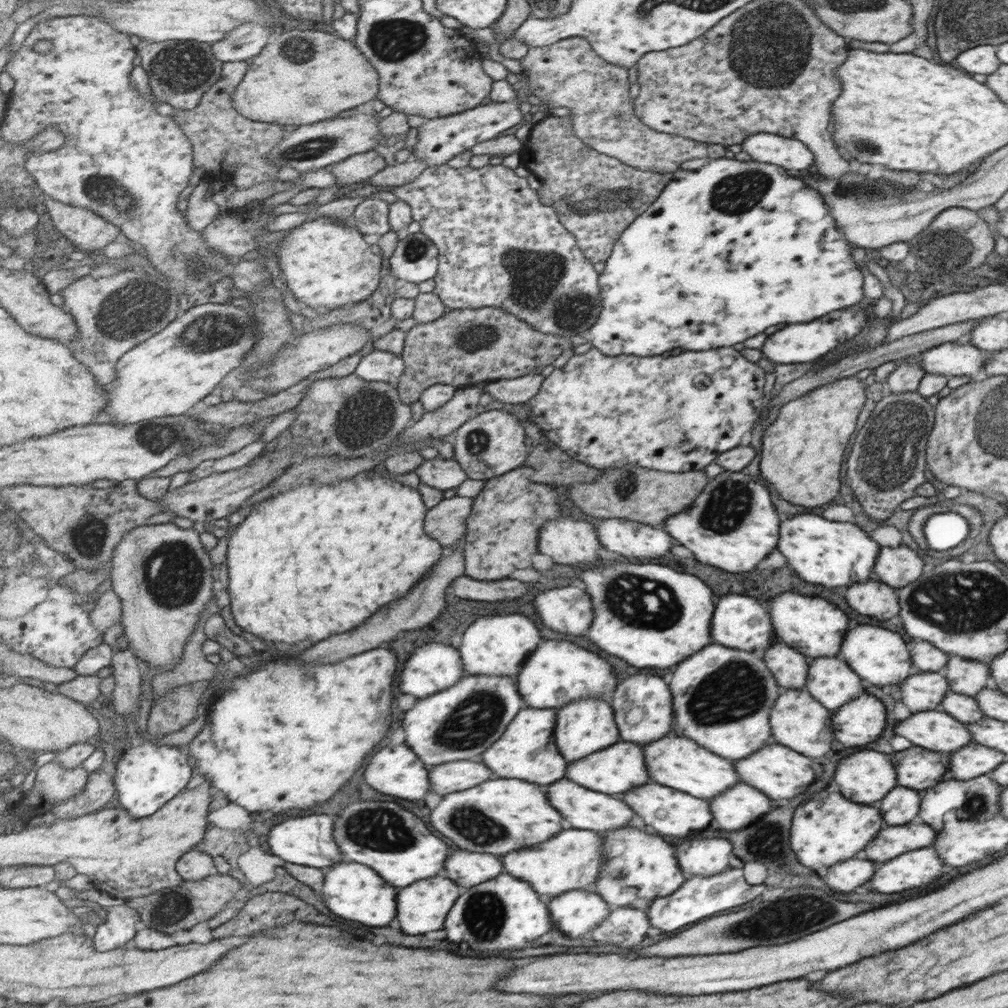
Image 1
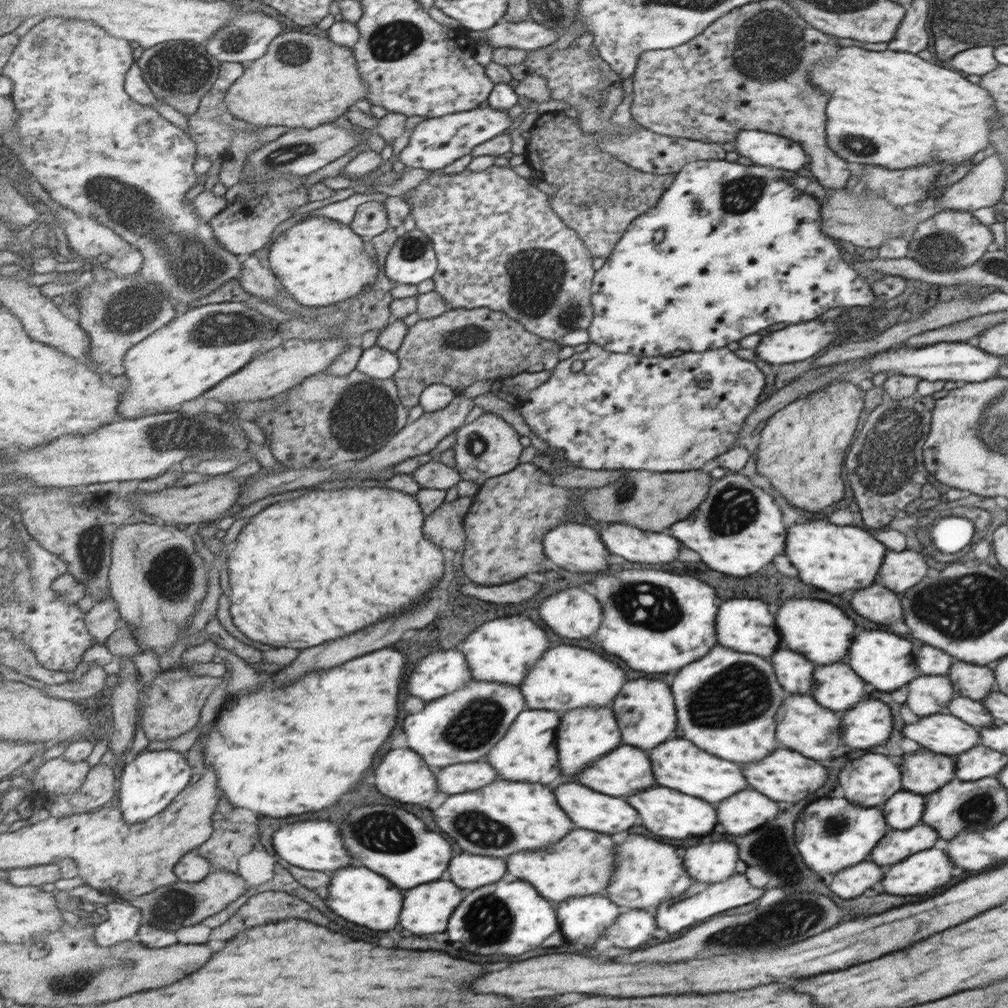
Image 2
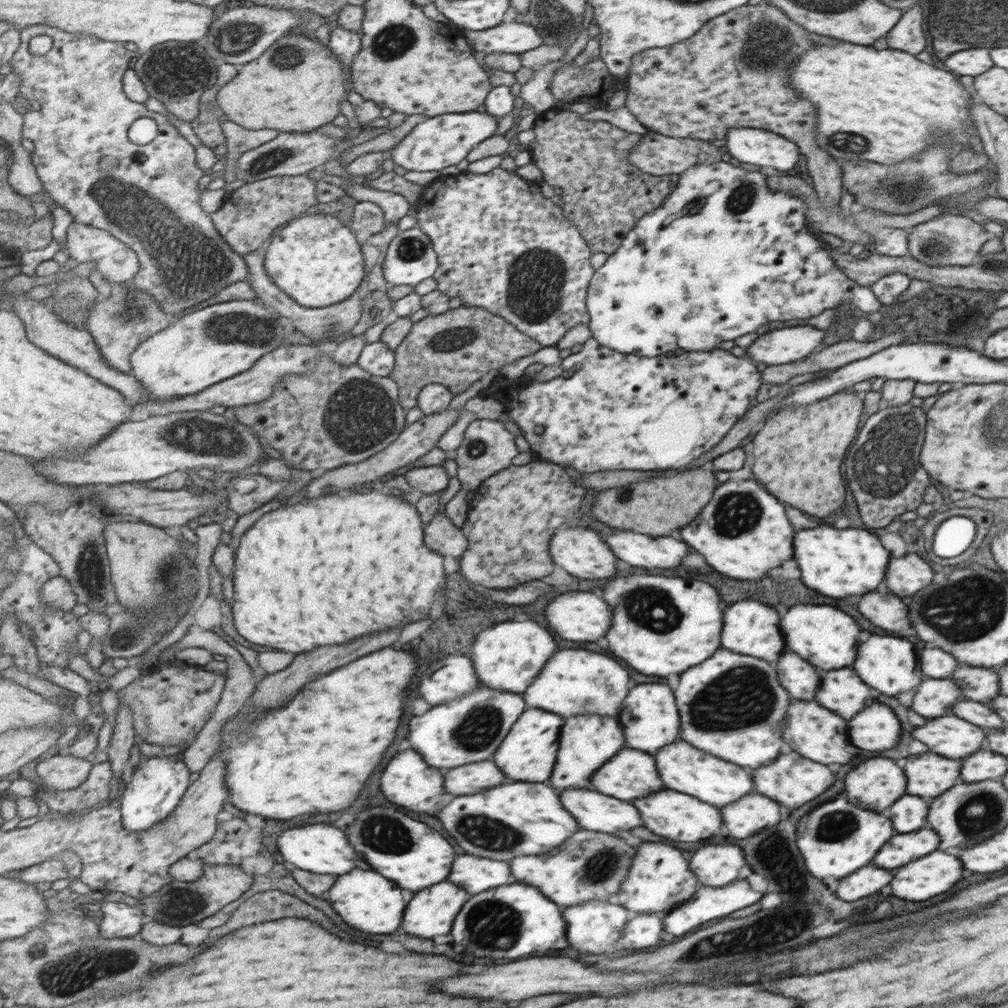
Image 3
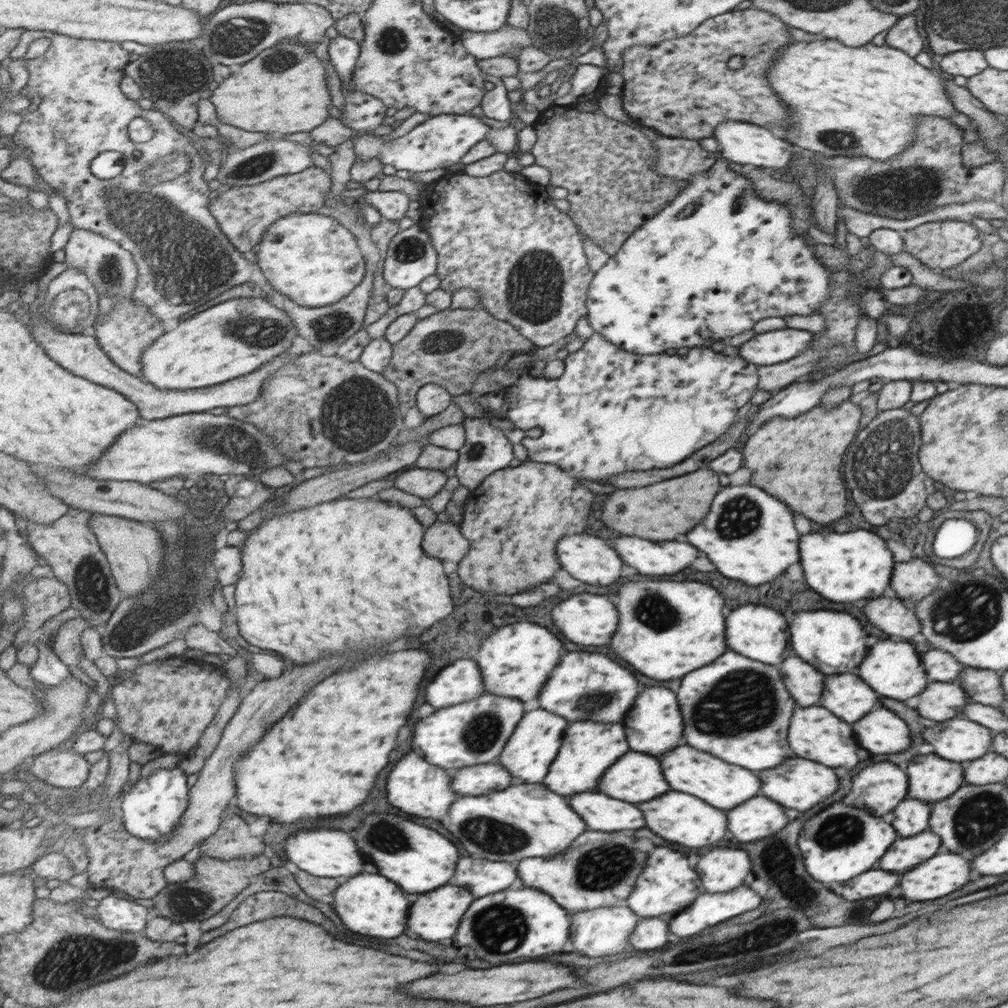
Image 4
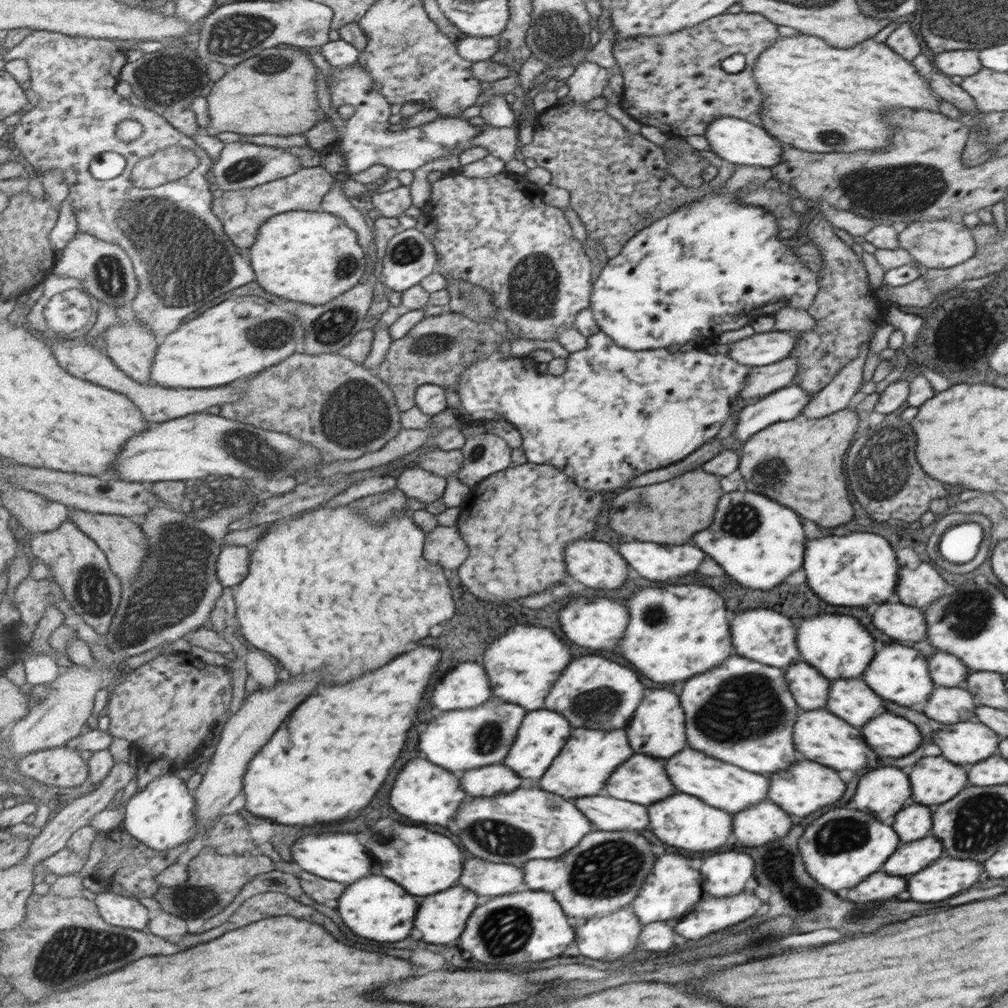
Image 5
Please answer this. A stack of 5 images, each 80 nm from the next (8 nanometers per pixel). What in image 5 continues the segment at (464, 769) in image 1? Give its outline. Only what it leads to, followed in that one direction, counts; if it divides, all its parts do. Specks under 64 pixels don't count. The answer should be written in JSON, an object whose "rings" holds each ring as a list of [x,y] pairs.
{"rings":[[[503,764],[465,771],[461,776],[462,787],[473,796],[508,794],[523,786],[523,778],[519,778],[511,768]]]}

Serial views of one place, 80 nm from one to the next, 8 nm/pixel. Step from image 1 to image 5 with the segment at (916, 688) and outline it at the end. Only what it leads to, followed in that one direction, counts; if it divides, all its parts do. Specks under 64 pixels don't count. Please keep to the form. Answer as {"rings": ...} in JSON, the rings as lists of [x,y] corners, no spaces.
{"rings":[[[959,687],[935,688],[927,704],[923,704],[923,714],[941,724],[955,724],[965,720],[977,721],[974,710],[979,705],[972,693]]]}

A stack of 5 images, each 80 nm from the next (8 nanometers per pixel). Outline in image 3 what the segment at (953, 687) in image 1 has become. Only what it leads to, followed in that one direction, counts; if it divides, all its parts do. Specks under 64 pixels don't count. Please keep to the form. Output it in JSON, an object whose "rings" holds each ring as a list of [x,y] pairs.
{"rings":[[[958,664],[952,676],[964,699],[987,705],[999,695],[998,676],[994,669]]]}

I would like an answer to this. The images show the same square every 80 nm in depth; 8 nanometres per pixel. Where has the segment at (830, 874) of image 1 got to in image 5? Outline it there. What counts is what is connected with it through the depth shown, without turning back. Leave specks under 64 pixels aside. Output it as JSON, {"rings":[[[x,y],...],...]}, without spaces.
{"rings":[[[877,872],[875,876],[869,876],[859,884],[859,888],[847,890],[847,900],[853,902],[883,902],[891,900],[893,894],[899,894],[905,890],[905,880],[899,876],[887,876],[883,872]]]}

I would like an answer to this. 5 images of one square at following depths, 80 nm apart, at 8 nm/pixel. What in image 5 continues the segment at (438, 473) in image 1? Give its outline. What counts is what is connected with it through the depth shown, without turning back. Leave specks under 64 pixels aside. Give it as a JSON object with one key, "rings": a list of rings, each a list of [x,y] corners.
{"rings":[[[419,466],[407,468],[398,476],[398,487],[408,496],[425,504],[444,498],[448,479]]]}

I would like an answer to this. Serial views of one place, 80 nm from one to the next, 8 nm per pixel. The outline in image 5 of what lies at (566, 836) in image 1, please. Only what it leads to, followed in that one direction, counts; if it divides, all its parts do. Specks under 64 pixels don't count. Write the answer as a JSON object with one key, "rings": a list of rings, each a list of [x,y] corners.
{"rings":[[[591,832],[579,848],[555,860],[531,860],[524,864],[525,884],[531,890],[552,892],[566,915],[573,918],[599,918],[629,906],[654,866],[655,856],[643,834],[631,832]]]}

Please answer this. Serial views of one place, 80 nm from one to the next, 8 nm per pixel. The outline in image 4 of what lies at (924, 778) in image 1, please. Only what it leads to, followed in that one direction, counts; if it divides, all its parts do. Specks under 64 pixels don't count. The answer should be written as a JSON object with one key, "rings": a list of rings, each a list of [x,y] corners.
{"rings":[[[935,754],[915,756],[907,766],[907,776],[911,776],[911,798],[923,802],[939,802],[963,784],[961,766]]]}

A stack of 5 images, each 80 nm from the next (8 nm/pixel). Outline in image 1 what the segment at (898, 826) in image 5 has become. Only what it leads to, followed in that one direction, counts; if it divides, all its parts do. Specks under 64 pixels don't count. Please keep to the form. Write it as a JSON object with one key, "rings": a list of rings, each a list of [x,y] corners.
{"rings":[[[895,786],[887,794],[887,800],[883,800],[883,804],[878,803],[877,807],[881,810],[884,825],[899,826],[899,824],[907,824],[913,818],[917,819],[921,802],[915,790]]]}

